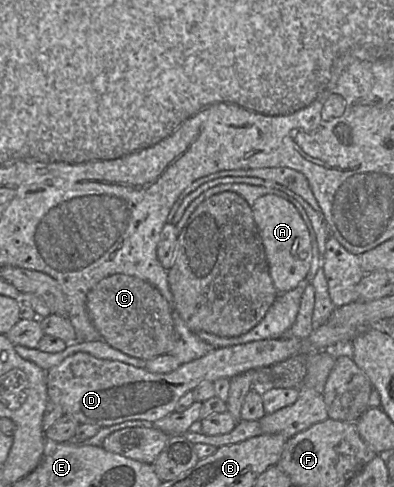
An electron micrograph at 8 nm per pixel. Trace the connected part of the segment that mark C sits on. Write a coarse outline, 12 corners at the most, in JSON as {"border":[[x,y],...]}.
{"border":[[122,273],[86,297],[111,347],[169,353],[175,325],[153,285]]}

